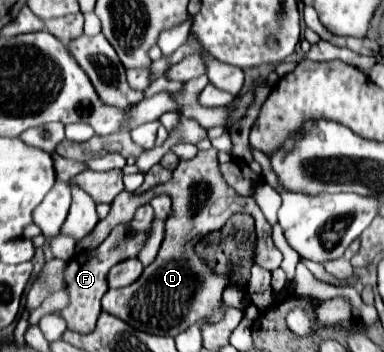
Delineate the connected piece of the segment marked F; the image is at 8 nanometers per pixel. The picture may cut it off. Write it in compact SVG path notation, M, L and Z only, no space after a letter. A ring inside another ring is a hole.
M146 203L142 207L136 209L134 217L130 223L122 223L122 225L116 225L110 235L92 251L88 253L81 253L76 255L65 265L63 269L62 285L60 285L60 291L66 291L68 293L68 299L70 299L70 305L56 311L56 315L64 317L64 321L68 323L68 329L70 331L76 331L76 333L92 333L94 327L96 327L96 319L98 315L102 313L100 309L100 299L102 295L106 293L108 289L108 281L106 281L106 275L108 271L124 261L124 259L130 259L130 257L136 257L140 253L140 247L144 247L144 243L148 241L148 233L150 233L150 227L152 227L152 221L154 221L154 211L152 207Z

